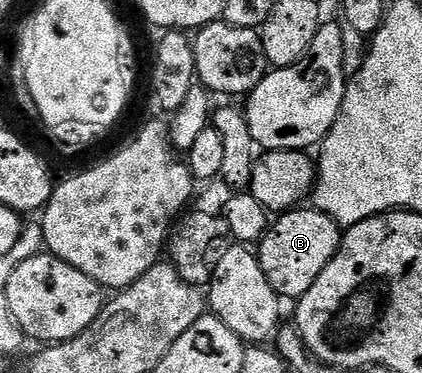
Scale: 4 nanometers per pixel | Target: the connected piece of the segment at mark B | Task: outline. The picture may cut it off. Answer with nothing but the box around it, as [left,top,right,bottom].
[256,207,343,298]

